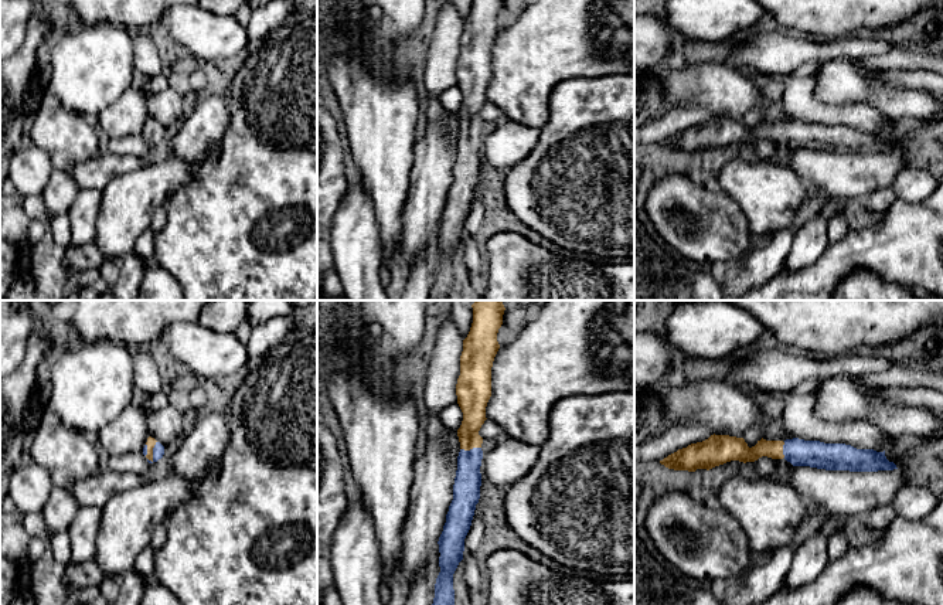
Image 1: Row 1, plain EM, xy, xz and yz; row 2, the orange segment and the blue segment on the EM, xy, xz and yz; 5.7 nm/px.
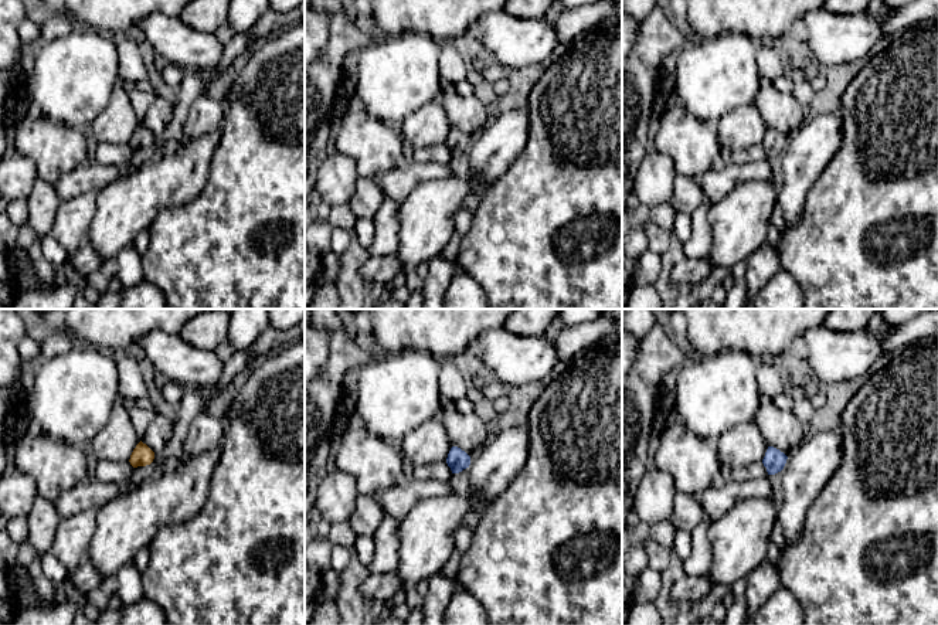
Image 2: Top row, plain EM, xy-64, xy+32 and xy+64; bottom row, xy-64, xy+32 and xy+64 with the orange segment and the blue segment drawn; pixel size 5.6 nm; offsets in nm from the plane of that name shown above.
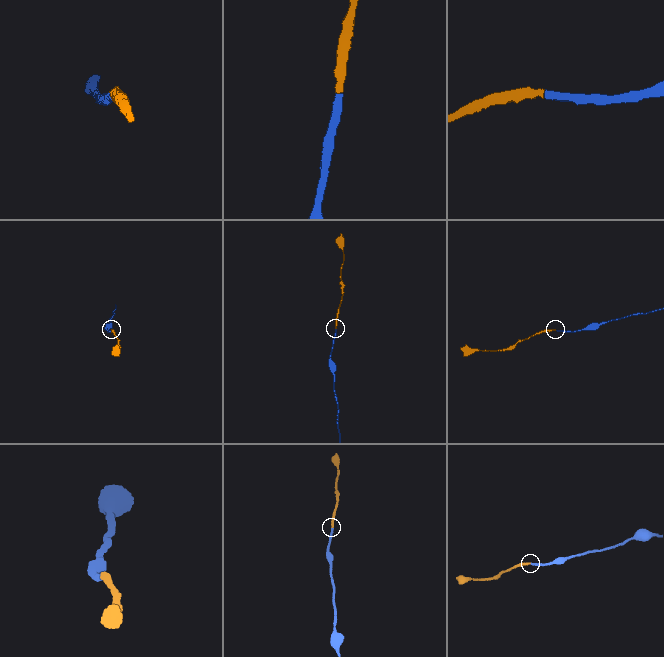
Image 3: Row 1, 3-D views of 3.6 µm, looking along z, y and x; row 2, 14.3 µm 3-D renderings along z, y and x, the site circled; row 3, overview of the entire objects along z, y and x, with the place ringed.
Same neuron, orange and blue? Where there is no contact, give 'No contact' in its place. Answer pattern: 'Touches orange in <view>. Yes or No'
Touches orange in xy. Yes

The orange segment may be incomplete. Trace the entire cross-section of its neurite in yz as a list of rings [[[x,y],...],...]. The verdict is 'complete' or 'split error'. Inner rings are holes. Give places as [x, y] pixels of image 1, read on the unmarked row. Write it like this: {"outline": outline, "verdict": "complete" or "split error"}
{"outline": [[[711,118],[708,122],[678,132],[663,143],[668,152],[695,154],[712,152],[731,143],[755,145],[762,139],[786,142],[793,149],[810,149],[825,153],[878,154],[898,152],[884,135],[857,132],[845,126],[824,126],[799,120],[783,123],[760,122],[752,130],[743,120]]], "verdict": "split error"}

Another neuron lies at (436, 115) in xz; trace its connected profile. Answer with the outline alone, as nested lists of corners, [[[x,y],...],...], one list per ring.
[[[430,98],[429,106],[428,106],[428,125],[432,126],[442,126],[457,143],[459,135],[460,135],[460,125],[459,119],[449,120],[446,116],[446,111],[439,102],[439,98]]]

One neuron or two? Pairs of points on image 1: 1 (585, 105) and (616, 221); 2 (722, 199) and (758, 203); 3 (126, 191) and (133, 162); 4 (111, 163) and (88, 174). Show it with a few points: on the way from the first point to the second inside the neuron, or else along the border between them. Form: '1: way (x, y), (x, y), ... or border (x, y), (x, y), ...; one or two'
1: way (603, 133), (616, 149), (616, 193); one
2: border (724, 191), (736, 203), (749, 230); two
3: border (145, 162), (138, 169), (116, 174), (104, 187); two
4: way (105, 166), (94, 174); one

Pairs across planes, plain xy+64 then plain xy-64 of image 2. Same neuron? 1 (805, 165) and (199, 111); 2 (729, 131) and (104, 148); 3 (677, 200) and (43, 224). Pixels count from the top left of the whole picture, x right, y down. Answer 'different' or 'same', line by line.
1: same
2: different
3: same

